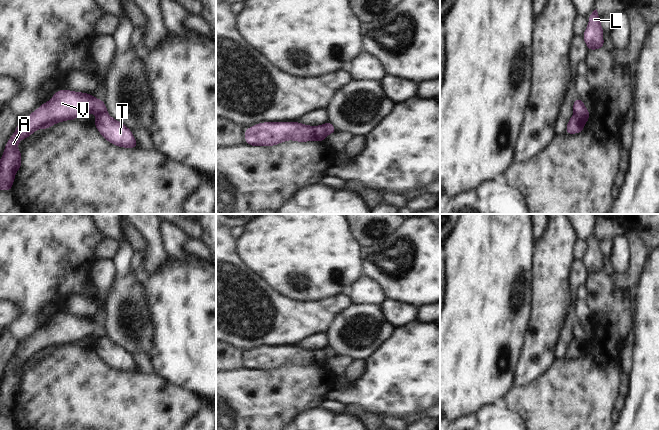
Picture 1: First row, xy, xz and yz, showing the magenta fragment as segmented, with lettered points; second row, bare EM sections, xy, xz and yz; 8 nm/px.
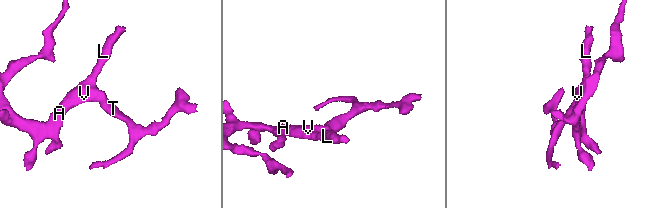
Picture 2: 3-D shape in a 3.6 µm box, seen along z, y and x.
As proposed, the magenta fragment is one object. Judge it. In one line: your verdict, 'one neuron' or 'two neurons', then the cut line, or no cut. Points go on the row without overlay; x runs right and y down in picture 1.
two neurons; cut in yz along (574, 337), (588, 342)

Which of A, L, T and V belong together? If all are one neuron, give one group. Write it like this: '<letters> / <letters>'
A L V / T

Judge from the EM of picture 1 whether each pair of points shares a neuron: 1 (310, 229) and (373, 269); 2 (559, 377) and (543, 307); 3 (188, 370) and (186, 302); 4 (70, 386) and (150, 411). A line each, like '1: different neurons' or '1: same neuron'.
1: different neurons
2: different neurons
3: same neuron
4: same neuron

